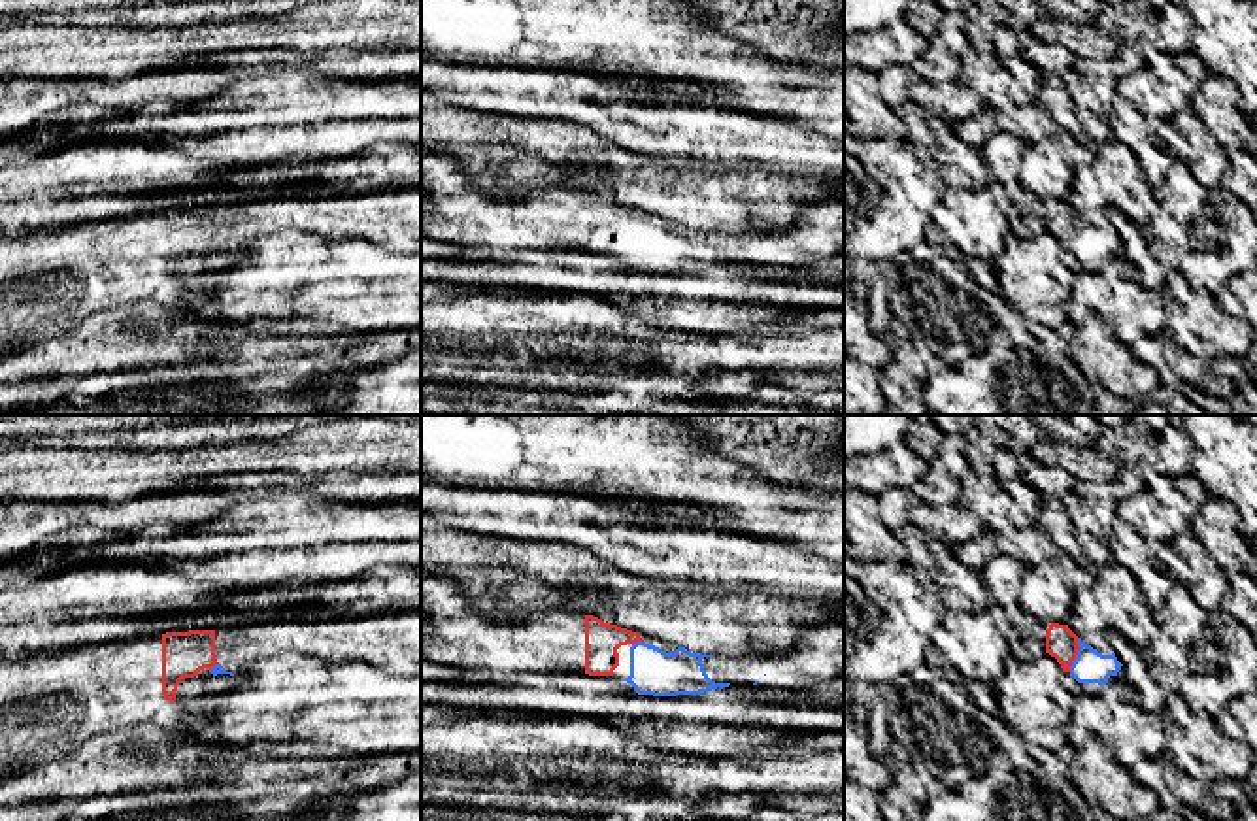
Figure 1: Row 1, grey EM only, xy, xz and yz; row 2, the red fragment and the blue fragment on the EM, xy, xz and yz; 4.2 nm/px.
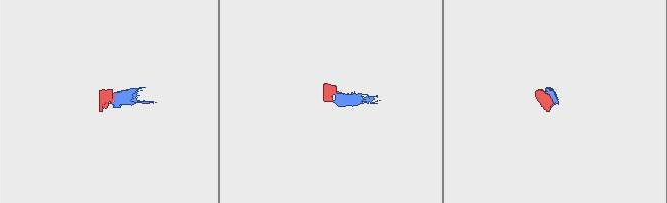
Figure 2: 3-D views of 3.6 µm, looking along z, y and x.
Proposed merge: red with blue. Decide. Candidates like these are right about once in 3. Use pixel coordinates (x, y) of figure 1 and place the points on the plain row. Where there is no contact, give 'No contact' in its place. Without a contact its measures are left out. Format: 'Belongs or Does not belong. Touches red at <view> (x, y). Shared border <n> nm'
Belongs. Touches red at yz (1076, 231). Shared border 150 nm

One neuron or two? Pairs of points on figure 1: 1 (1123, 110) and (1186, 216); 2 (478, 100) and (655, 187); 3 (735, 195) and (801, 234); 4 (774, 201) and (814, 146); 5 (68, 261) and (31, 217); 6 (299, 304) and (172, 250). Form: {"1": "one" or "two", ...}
{"1": "one", "2": "two", "3": "two", "4": "two", "5": "two", "6": "two"}

